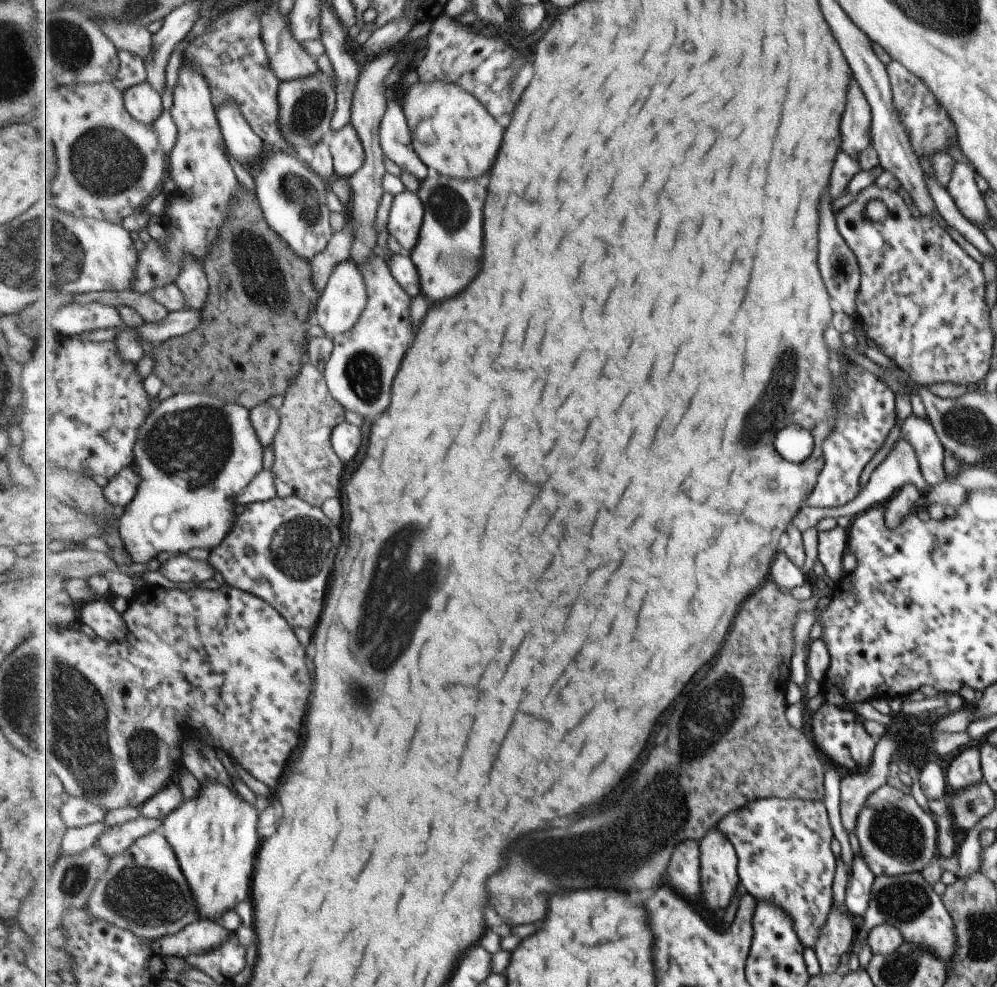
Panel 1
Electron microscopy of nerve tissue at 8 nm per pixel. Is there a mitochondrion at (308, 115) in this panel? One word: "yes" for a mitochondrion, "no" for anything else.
yes

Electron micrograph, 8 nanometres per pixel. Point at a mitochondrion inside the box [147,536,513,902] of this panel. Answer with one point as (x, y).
(361, 696)

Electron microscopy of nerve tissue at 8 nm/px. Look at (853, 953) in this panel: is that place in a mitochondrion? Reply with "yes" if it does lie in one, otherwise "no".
no

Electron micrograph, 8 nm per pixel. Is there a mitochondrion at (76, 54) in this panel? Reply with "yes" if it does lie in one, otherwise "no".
yes

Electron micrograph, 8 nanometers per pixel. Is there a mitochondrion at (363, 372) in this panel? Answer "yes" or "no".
yes

